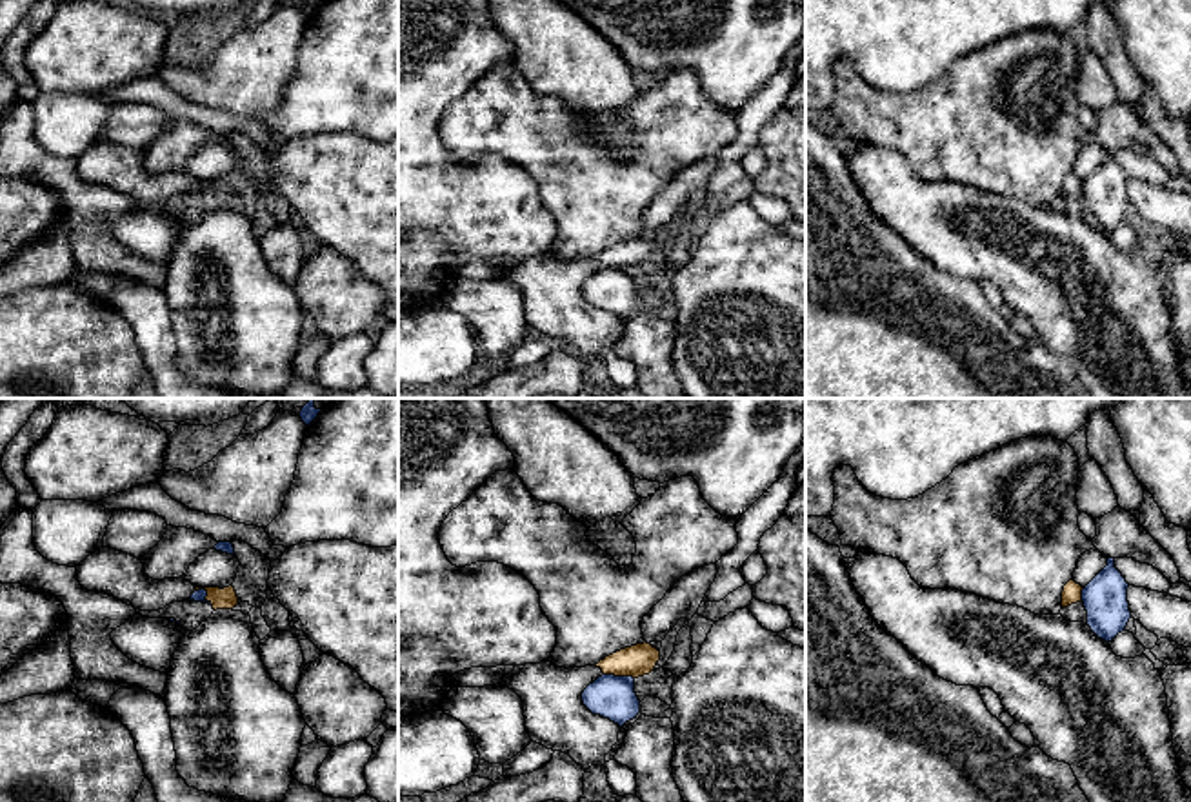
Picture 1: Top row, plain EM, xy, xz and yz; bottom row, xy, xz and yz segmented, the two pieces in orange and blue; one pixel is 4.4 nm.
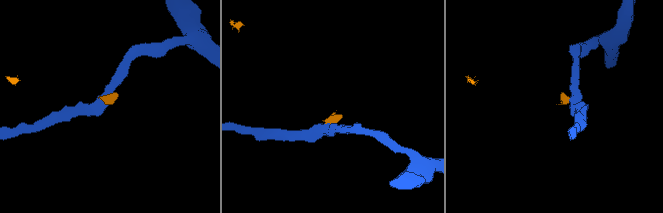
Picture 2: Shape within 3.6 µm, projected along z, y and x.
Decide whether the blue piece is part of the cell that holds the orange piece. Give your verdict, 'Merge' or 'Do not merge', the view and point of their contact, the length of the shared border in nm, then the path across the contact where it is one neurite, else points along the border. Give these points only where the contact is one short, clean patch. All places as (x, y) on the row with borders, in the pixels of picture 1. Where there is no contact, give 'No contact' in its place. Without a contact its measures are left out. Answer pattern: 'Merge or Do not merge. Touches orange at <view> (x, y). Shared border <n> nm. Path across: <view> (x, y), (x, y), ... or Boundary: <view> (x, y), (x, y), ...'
Do not merge. Touches orange at xz (619, 675). Shared border 140 nm. Boundary: xz (604, 673), (633, 679)

